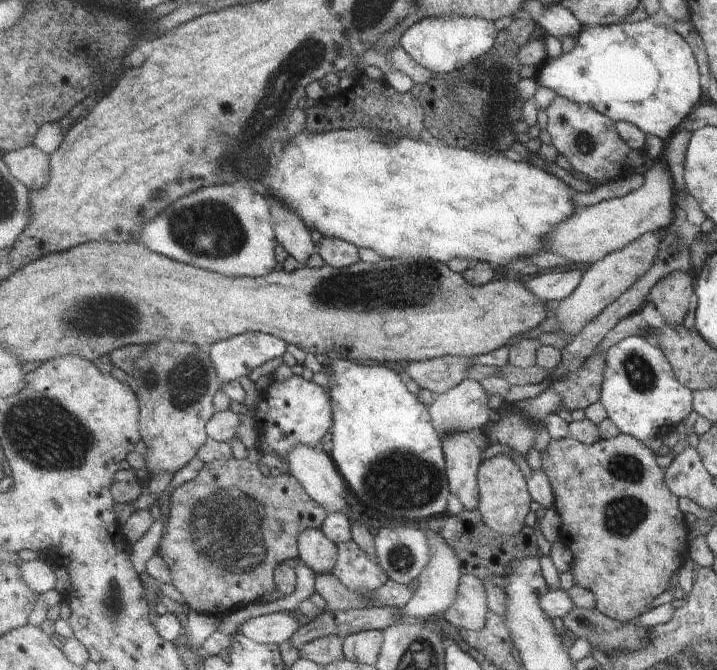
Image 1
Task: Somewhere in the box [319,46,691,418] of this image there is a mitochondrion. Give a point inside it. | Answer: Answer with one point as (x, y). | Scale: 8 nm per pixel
(428, 286)

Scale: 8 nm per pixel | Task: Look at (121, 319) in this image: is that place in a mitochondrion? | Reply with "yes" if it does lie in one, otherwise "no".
yes

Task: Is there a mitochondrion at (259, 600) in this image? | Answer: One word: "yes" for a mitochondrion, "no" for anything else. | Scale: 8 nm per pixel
no

